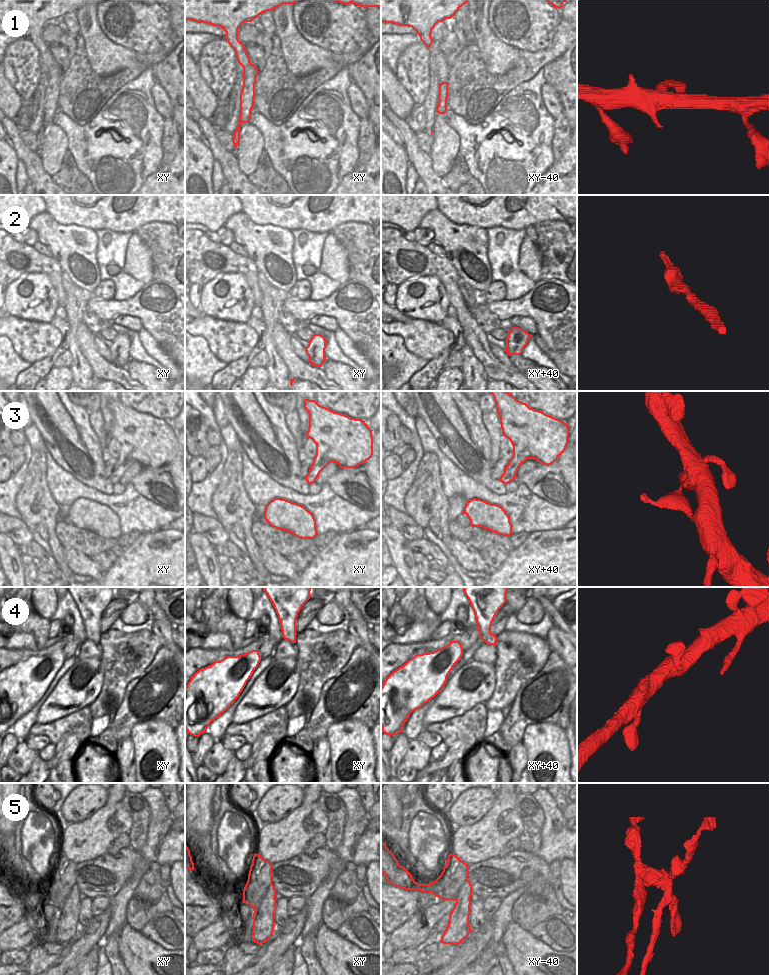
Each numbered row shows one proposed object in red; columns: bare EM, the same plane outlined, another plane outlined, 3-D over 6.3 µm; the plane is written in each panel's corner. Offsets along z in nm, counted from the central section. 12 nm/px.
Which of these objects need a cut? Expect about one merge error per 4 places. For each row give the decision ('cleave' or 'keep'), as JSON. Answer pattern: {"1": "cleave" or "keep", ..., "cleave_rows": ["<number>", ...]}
{"1": "cleave", "2": "keep", "3": "keep", "4": "keep", "5": "cleave", "cleave_rows": ["1", "5"]}

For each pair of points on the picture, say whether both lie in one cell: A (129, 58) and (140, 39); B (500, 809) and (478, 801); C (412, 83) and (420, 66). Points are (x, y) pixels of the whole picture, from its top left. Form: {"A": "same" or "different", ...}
{"A": "different", "B": "different", "C": "same"}

